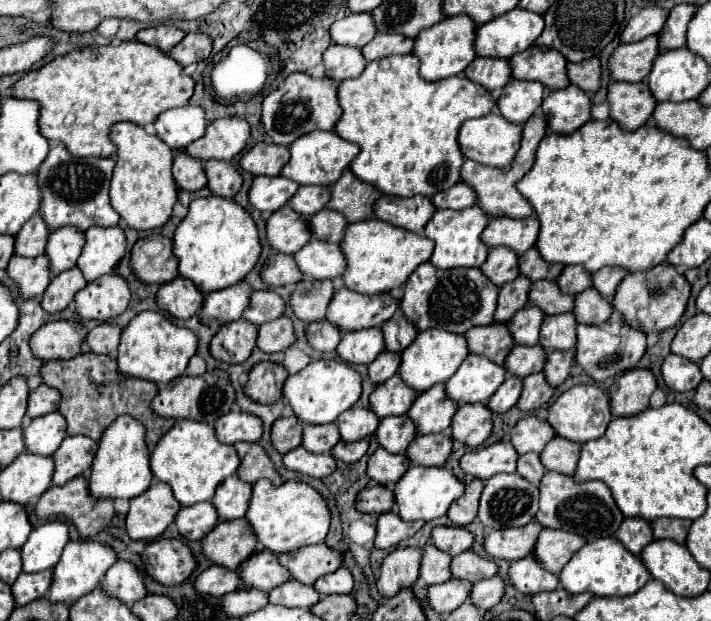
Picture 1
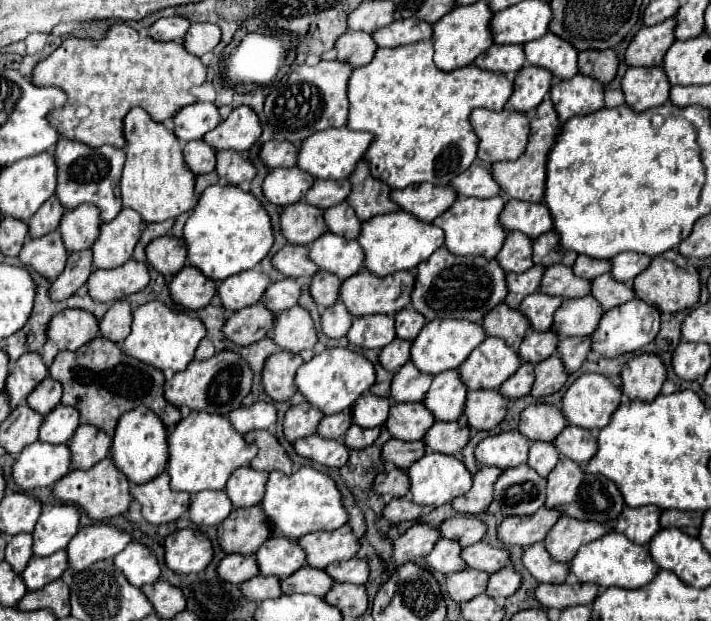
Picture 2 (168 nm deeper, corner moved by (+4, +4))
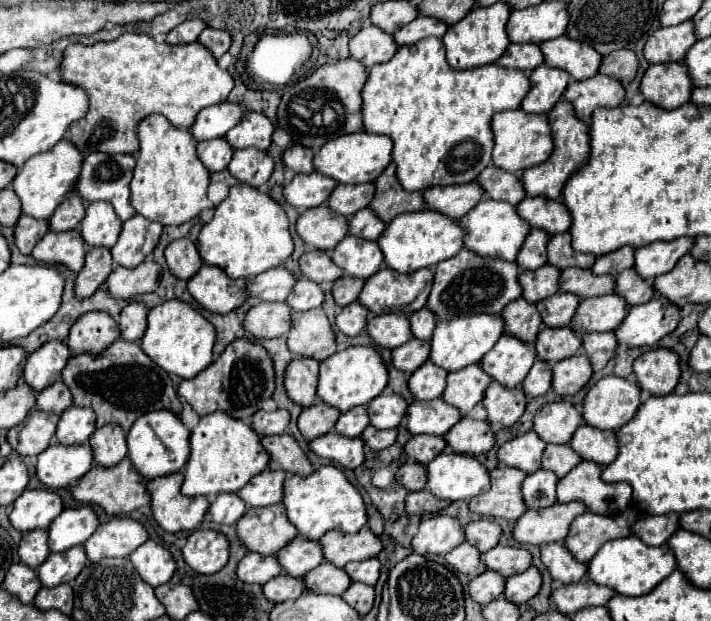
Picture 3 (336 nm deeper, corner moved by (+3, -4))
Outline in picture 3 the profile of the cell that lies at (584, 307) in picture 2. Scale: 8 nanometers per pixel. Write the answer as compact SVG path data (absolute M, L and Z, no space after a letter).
M616 293L594 299L582 299L568 327L574 333L606 333L612 331L624 315L626 305L622 305L622 299Z

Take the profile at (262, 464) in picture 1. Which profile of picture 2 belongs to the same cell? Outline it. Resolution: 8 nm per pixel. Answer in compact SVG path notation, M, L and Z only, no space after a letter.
M251 431L245 435L247 441L259 447L257 457L251 461L251 467L257 471L283 471L293 473L293 461L289 459L285 447L277 441L271 431Z

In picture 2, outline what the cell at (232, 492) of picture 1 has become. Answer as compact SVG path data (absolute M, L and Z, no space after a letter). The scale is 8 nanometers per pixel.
M251 467L237 469L227 481L227 495L235 507L251 507L259 505L265 495L265 479L269 479L267 471L255 471Z

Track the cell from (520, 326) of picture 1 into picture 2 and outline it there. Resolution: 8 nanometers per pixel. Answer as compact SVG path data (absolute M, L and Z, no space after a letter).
M541 291L531 293L523 299L519 311L525 313L531 321L531 329L535 331L547 331L553 325L553 313L563 303L563 297L549 297Z

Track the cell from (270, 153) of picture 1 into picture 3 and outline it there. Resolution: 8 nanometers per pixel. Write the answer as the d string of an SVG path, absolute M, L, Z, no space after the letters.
M302 145L288 147L288 149L282 153L284 169L290 169L290 171L294 171L294 173L310 173L310 171L314 171L314 167L312 167L312 157L314 157L314 151L312 151L312 149L306 149L306 147L302 147Z

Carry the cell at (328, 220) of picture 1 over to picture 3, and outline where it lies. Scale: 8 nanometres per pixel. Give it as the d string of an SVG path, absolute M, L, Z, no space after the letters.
M362 209L348 219L348 235L354 235L366 241L376 241L384 231L384 227L386 225L378 221L378 217L374 217L370 209Z

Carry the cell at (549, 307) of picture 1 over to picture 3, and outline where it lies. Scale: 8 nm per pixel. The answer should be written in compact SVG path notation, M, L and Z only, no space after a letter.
M568 267L560 273L560 291L578 295L580 299L608 295L614 289L614 277L594 277L590 269Z

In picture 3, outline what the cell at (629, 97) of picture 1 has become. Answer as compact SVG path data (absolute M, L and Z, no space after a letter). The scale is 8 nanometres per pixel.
M684 63L650 65L640 81L640 93L644 95L644 101L650 101L662 109L676 109L678 105L688 103L690 91L692 85L686 77Z

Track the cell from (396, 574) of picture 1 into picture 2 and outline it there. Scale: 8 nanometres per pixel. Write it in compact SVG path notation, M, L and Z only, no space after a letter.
M429 523L411 525L397 541L393 549L393 563L399 567L405 561L419 561L433 551L433 545L441 539L439 527Z

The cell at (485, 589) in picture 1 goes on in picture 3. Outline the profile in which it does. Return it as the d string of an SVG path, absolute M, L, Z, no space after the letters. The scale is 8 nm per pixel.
M528 567L524 573L518 573L514 577L506 579L506 589L504 589L504 599L520 605L532 599L540 591L540 573L536 567Z

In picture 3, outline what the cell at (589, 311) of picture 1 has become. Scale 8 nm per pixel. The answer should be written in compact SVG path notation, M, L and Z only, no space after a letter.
M628 269L628 271L622 271L622 273L616 275L614 293L620 295L620 297L626 301L628 307L648 303L648 301L654 297L652 285L648 285L644 279L640 279L640 277L634 273L634 269Z

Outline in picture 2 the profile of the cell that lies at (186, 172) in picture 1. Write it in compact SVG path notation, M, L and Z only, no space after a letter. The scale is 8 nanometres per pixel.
M203 139L185 143L183 151L185 151L185 161L195 175L203 175L203 173L209 173L215 169L215 163L217 163L215 153L217 151L211 145L205 145Z

